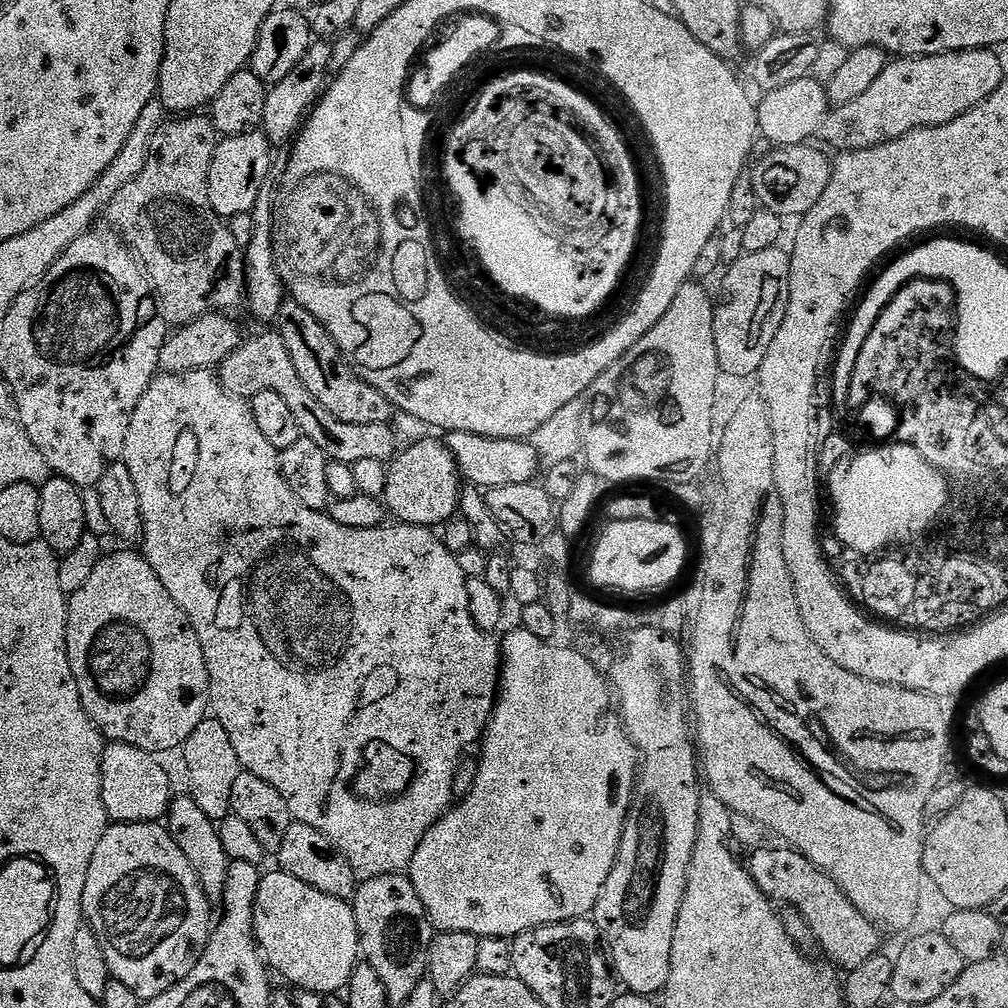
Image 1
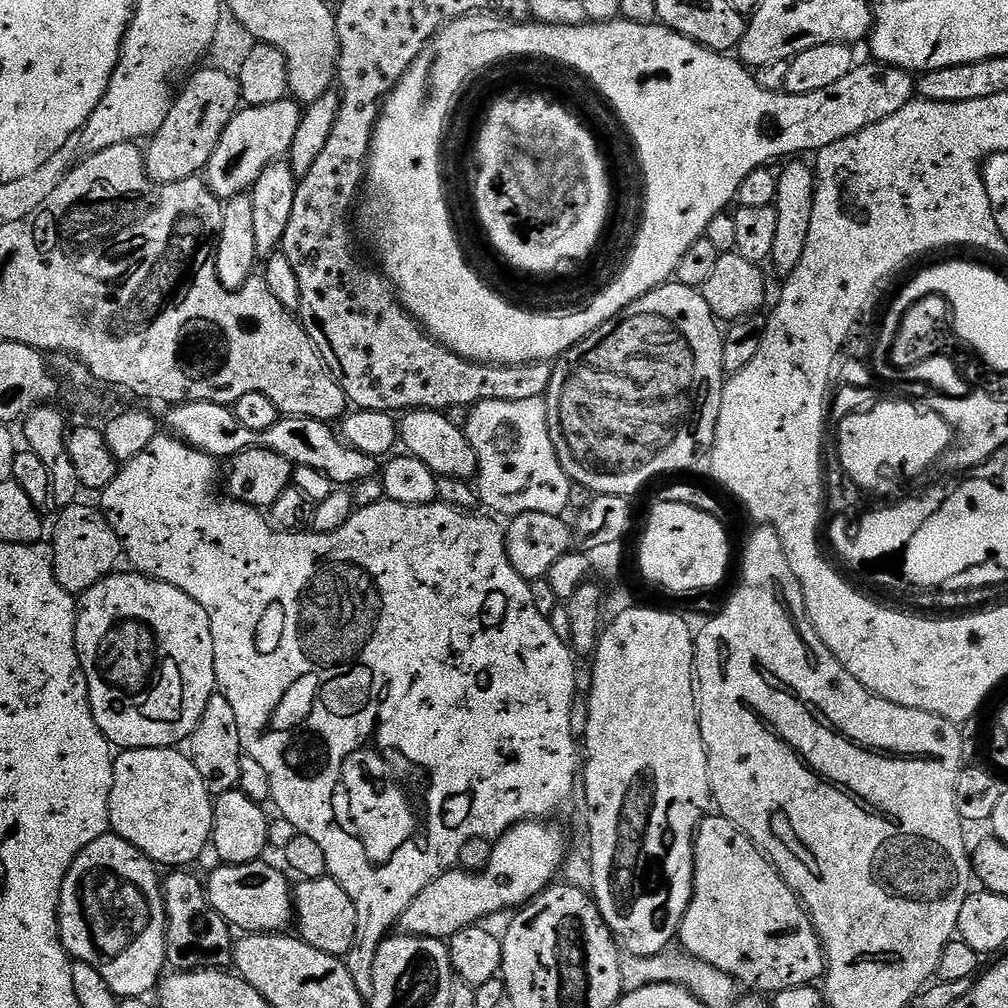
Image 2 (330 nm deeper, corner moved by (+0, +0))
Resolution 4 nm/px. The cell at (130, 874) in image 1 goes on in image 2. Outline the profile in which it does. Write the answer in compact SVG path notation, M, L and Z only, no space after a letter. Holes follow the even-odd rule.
M109 834L90 842L72 863L60 895L60 941L73 961L89 964L106 978L106 986L118 998L144 998L165 975L168 964L168 912L164 908L162 876L142 850L121 836Z

